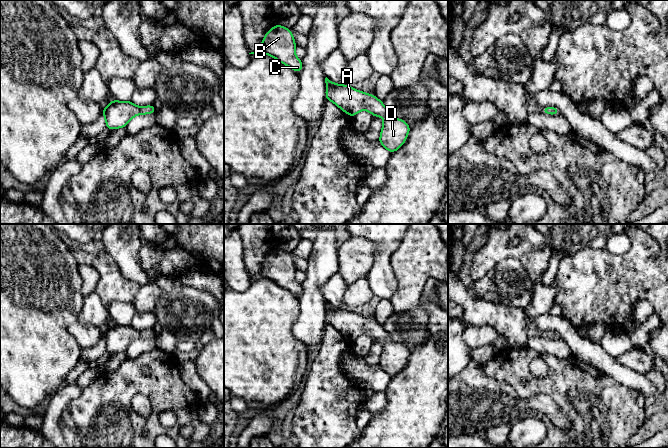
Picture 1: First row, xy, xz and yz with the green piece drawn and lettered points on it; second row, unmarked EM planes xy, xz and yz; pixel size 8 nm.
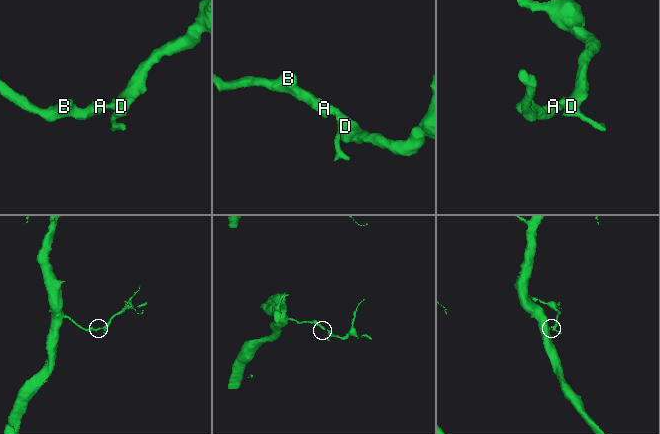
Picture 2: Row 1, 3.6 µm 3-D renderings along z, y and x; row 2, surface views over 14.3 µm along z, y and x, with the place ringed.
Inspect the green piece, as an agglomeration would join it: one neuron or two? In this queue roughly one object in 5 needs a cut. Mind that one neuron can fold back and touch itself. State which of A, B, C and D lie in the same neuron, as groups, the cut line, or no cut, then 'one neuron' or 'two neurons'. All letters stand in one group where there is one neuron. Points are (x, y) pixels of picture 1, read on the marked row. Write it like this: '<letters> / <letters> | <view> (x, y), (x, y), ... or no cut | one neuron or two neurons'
A B C D | no cut | one neuron

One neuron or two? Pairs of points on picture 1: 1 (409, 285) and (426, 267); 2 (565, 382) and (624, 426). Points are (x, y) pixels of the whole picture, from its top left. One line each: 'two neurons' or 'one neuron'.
1: one neuron
2: one neuron

